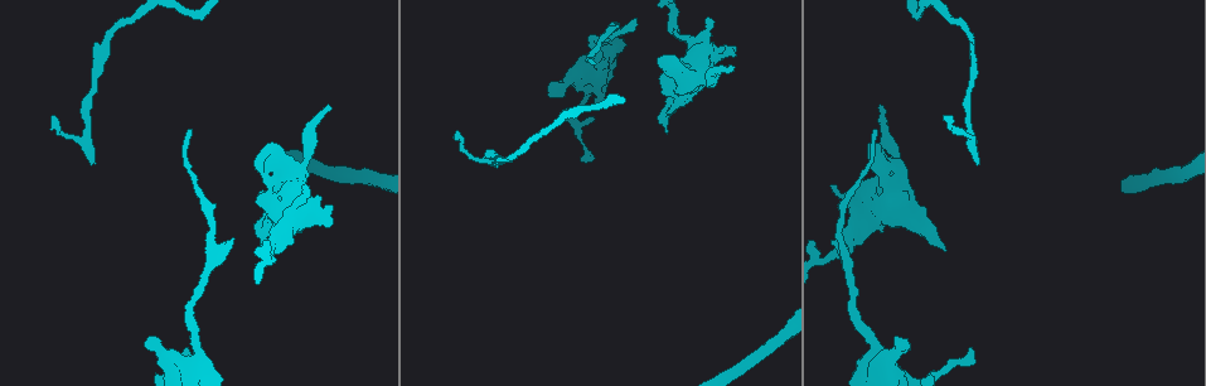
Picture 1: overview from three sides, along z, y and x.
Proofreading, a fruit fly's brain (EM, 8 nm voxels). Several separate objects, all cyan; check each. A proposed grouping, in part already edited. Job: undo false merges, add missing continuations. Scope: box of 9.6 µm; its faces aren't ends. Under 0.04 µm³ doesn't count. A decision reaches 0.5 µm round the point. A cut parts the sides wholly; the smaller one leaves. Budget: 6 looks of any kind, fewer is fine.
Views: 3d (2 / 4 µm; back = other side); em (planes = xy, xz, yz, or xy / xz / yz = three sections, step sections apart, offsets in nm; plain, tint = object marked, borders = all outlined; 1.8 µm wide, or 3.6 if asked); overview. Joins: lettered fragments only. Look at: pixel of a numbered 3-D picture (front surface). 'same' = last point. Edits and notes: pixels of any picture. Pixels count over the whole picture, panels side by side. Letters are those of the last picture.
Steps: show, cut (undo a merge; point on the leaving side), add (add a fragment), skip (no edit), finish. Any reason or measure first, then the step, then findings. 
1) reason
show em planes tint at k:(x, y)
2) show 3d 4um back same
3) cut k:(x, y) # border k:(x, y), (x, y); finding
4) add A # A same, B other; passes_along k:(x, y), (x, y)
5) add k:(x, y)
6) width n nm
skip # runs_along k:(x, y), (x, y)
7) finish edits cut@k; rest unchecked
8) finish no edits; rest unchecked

an open end
show 3d 2um at 1:(733, 68)

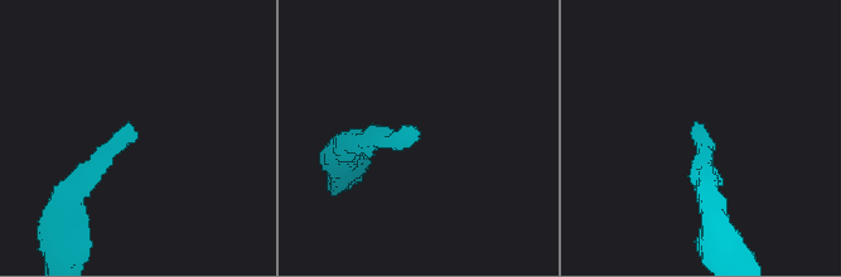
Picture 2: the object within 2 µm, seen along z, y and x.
now the EM
show em planes plain at 2:(137, 132)

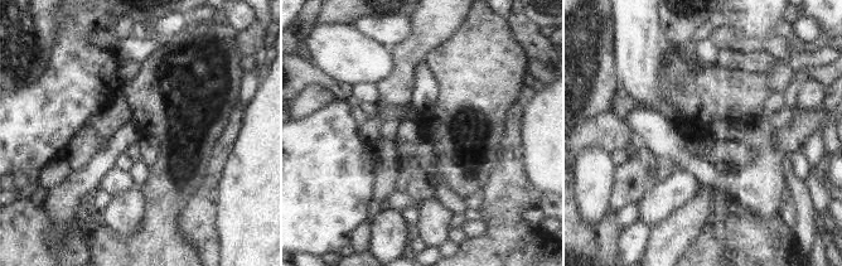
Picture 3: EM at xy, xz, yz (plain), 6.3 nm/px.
show em planes borders same

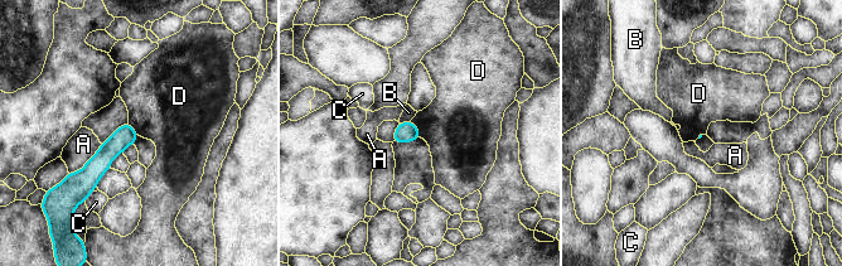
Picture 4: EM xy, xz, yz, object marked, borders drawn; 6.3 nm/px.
skip # A other, B other, C other, D other; runs_along 4:(127, 127), (126, 132), (80, 182); none of them fits

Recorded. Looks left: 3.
an open end
show 3d 2um at 1:(833, 243)

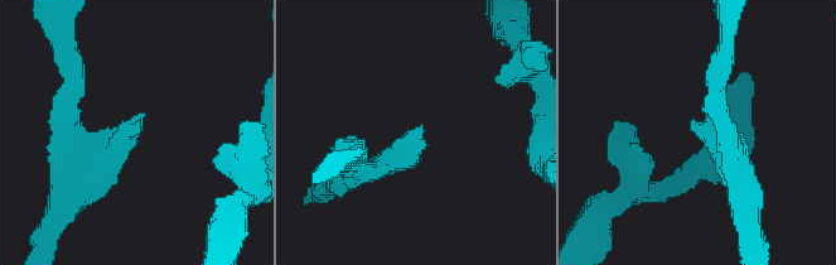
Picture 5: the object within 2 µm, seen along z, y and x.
show em planes borders at 5:(422, 127)

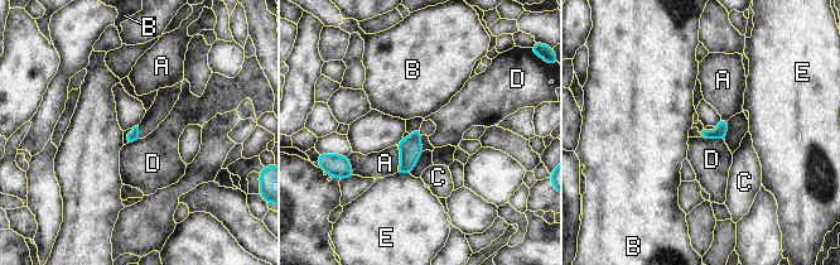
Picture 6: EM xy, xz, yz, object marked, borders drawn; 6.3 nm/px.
skip # A other, B other, C other, D other, E other; no lettered fragment goes on from it

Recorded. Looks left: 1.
finish no edits; rest unchecked

